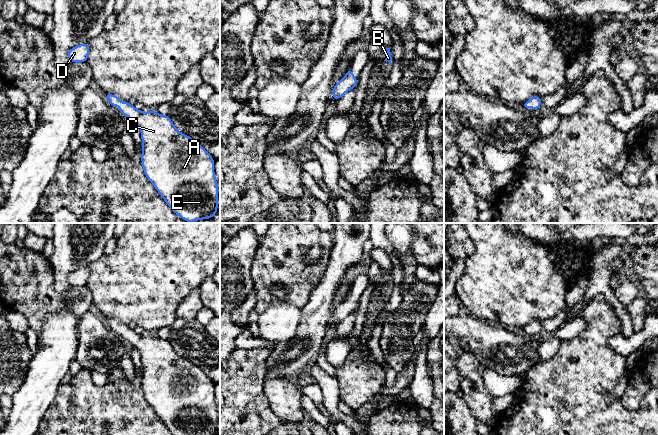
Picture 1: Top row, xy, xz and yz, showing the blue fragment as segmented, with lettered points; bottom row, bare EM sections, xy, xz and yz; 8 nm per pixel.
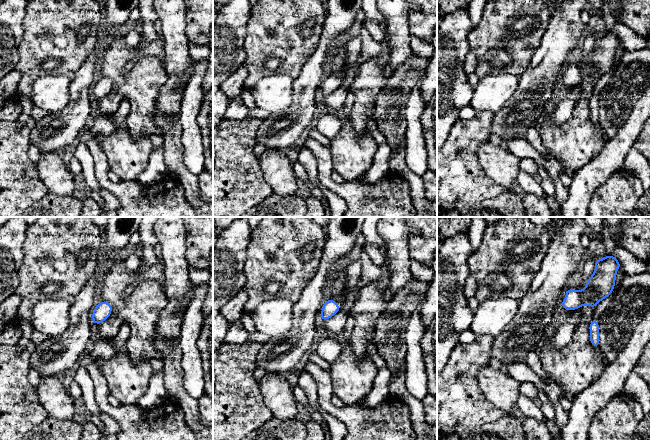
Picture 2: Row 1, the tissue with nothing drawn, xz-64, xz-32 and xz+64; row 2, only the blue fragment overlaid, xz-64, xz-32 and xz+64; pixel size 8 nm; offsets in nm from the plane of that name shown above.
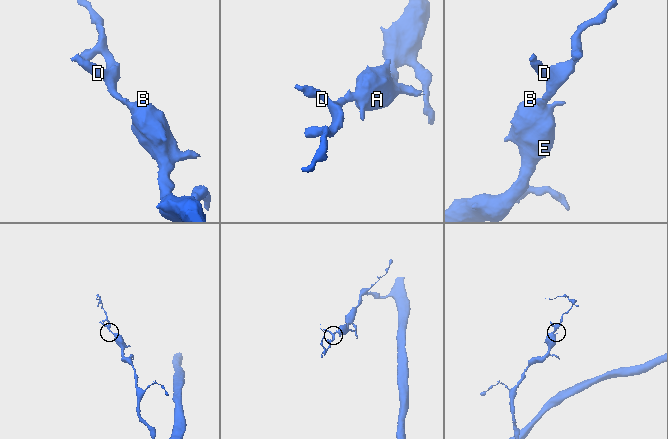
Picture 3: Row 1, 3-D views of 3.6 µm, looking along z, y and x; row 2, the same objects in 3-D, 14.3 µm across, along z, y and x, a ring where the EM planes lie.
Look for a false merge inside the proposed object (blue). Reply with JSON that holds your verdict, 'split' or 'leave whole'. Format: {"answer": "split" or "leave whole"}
{"answer": "leave whole"}

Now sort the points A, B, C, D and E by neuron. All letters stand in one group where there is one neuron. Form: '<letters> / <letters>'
A B C D E

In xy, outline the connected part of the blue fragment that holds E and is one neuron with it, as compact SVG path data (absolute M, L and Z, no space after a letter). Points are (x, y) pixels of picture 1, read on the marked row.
M106 93L105 98L110 105L118 106L120 113L140 128L144 174L172 211L188 223L211 219L218 209L215 159L196 140L181 133L168 115L161 115L155 110L140 111L131 103L121 102L117 95Z

